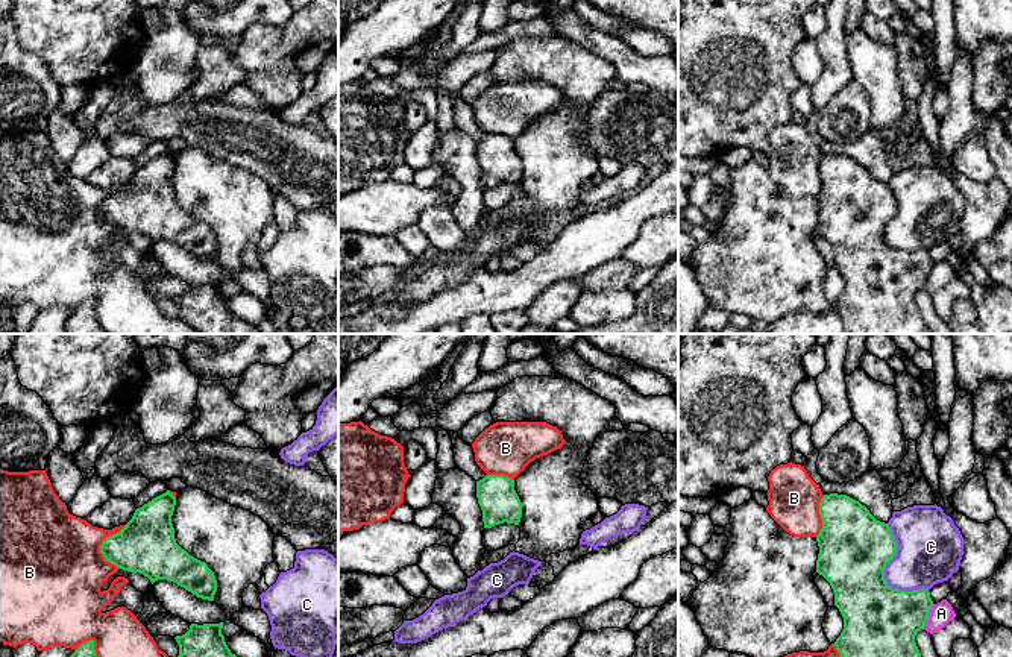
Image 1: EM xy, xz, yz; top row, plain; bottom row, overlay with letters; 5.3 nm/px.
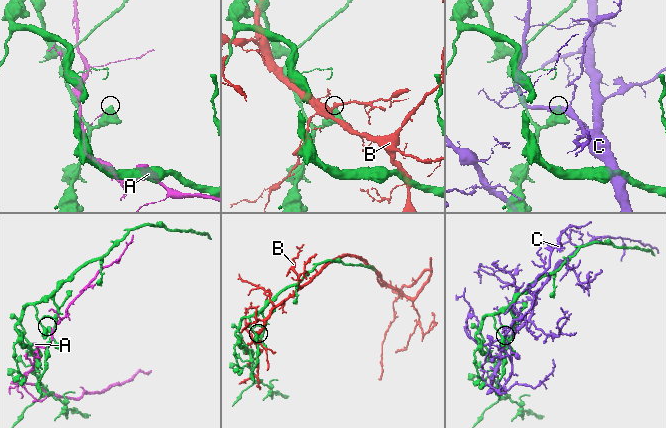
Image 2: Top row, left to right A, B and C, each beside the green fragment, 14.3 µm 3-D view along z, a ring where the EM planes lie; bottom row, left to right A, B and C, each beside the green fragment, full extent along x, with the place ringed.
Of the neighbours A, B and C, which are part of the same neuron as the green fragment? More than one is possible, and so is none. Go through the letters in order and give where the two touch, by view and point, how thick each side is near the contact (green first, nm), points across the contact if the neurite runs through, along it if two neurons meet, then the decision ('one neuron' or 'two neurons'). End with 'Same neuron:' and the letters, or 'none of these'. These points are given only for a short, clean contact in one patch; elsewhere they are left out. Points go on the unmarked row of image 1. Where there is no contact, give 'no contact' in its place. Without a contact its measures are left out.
A: contact yz (927, 276); calibres 380 and 120 nm; two neurons
B: contact xy (102, 205); calibres 300 and 460 nm; one neuron
C: contact yz (883, 234); calibres 380 and 320 nm; two neurons
Same neuron: B

